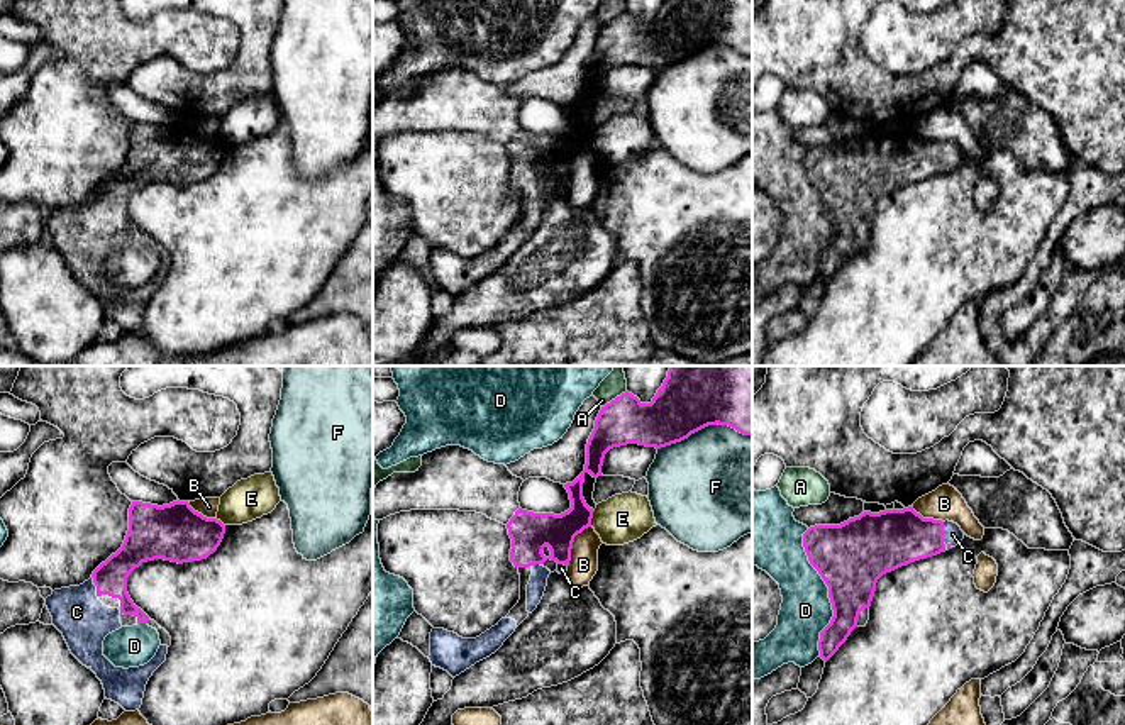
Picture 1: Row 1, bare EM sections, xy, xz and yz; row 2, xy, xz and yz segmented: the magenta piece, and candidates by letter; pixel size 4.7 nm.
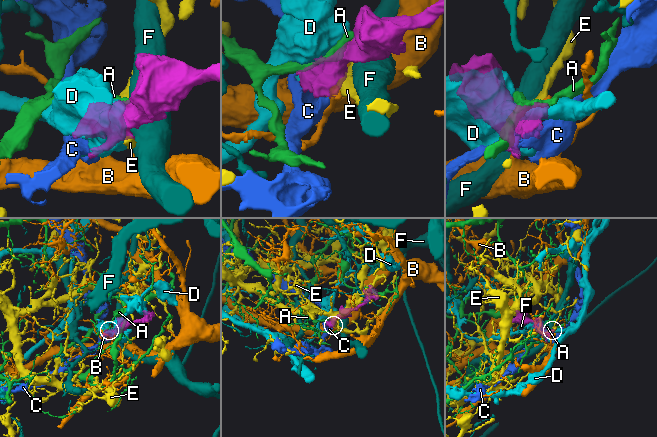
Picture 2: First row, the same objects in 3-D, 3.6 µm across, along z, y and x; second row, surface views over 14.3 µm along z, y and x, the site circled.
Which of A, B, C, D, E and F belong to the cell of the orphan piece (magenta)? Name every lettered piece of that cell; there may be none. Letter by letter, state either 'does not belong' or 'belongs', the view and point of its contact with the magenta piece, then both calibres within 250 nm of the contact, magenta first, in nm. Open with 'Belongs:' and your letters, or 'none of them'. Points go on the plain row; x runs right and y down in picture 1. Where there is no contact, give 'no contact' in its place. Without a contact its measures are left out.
Belongs: C
A: does not belong; contact xz (615, 19); calibres 220 and 100 nm
B: does not belong; contact xz (571, 165); calibres 190 and 140 nm
C: belongs; contact yz (942, 156); calibres 280 and 90 nm
D: does not belong; contact yz (829, 212); calibres 320 and 240 nm
E: does not belong; contact xz (592, 138); calibres 170 and 240 nm
F: does not belong; contact xz (703, 48); calibres 280 and 480 nm

